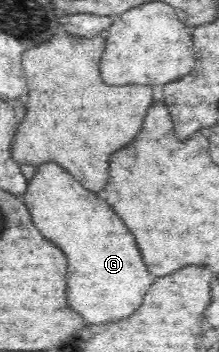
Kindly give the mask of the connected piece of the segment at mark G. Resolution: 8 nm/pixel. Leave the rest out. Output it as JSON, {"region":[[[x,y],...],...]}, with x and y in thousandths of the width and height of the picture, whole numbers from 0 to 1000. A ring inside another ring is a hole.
{"region":[[[260,463],[178,466],[160,497],[128,517],[128,537],[96,565],[132,591],[151,634],[215,679],[269,696],[315,736],[306,855],[324,878],[370,889],[397,923],[543,912],[616,889],[616,878],[653,861],[671,821],[689,815],[689,804],[717,798],[717,787],[680,776],[635,719],[635,702],[616,690],[616,673],[589,668],[589,651],[553,628],[553,616],[461,560],[397,543],[288,472]]]}

